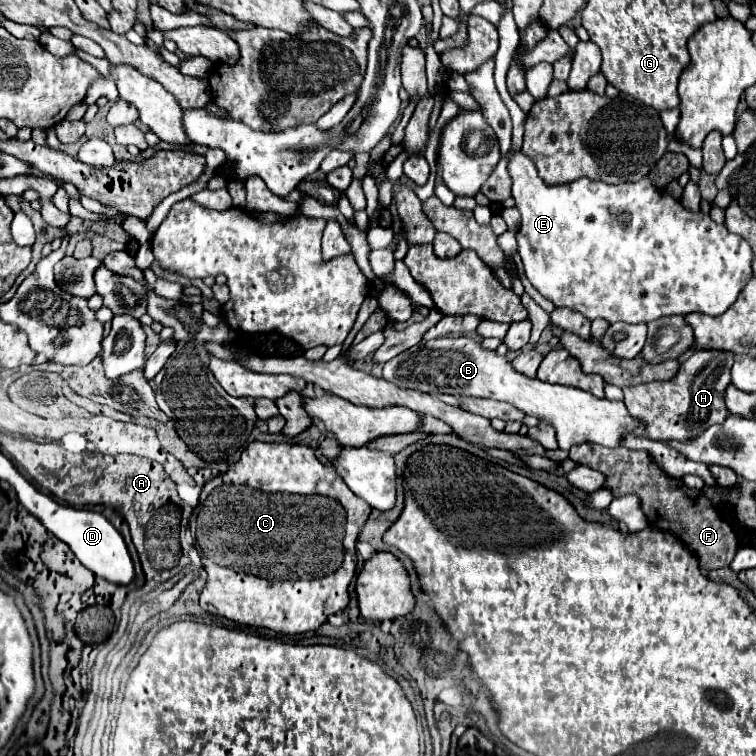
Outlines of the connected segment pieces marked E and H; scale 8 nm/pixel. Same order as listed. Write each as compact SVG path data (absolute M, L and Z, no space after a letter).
M491 58L478 70L464 74L464 78L470 86L470 96L480 104L480 112L498 138L500 154L508 158L512 198L522 214L522 224L516 232L518 254L530 284L558 308L566 306L584 314L588 320L602 318L610 324L652 322L662 316L684 316L688 312L702 312L708 316L724 314L752 278L750 244L738 234L728 232L726 226L712 222L708 214L690 212L668 192L662 196L646 178L632 184L604 184L580 178L570 184L548 186L538 176L534 162L522 152L512 150L512 122L494 84L494 67L495 60Z
M696 350L686 362L682 362L672 380L624 388L624 406L636 420L644 422L650 440L690 442L708 426L720 424L728 416L724 392L730 384L732 362L734 354L722 350Z

